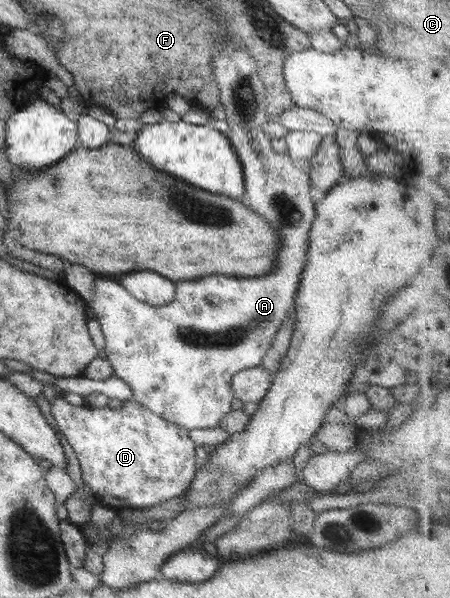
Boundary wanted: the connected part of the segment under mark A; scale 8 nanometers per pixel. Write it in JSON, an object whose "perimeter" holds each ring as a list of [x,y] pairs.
{"perimeter":[[[227,37],[217,39],[215,44],[215,50],[210,56],[210,69],[212,77],[214,78],[215,86],[218,90],[218,97],[220,105],[223,108],[225,114],[224,122],[228,132],[225,134],[228,138],[229,144],[235,151],[241,168],[243,171],[244,178],[244,196],[243,201],[247,208],[250,208],[255,214],[258,214],[266,223],[270,226],[277,237],[279,237],[279,252],[277,252],[277,258],[275,258],[275,264],[273,264],[273,270],[267,272],[265,276],[255,276],[255,278],[227,278],[227,276],[205,276],[205,278],[198,278],[194,281],[182,280],[175,281],[174,283],[174,298],[171,300],[169,305],[161,307],[153,307],[149,304],[143,304],[139,300],[135,300],[127,294],[128,292],[119,284],[111,281],[104,276],[95,276],[94,278],[94,293],[93,301],[86,304],[86,308],[91,308],[93,315],[95,315],[96,321],[99,323],[100,331],[104,338],[104,353],[107,362],[111,365],[113,370],[113,376],[119,378],[122,382],[125,382],[131,389],[132,398],[135,402],[142,405],[143,408],[150,410],[157,414],[157,416],[163,417],[163,420],[167,422],[178,424],[187,430],[197,430],[204,428],[215,428],[218,426],[219,419],[227,412],[231,411],[231,400],[233,400],[232,390],[230,382],[233,376],[241,370],[247,368],[253,368],[258,366],[261,360],[264,359],[267,352],[272,348],[272,340],[275,333],[279,330],[279,327],[285,322],[287,314],[294,311],[294,299],[297,292],[298,282],[300,279],[303,267],[305,267],[305,252],[307,251],[307,240],[308,232],[311,221],[314,219],[314,205],[309,199],[309,178],[302,164],[294,162],[285,153],[277,153],[273,150],[270,143],[270,137],[263,131],[263,127],[267,121],[267,105],[266,105],[266,90],[264,88],[263,81],[258,75],[258,68],[256,62],[252,59],[251,54],[245,50],[245,48],[239,48],[237,44]]]}

